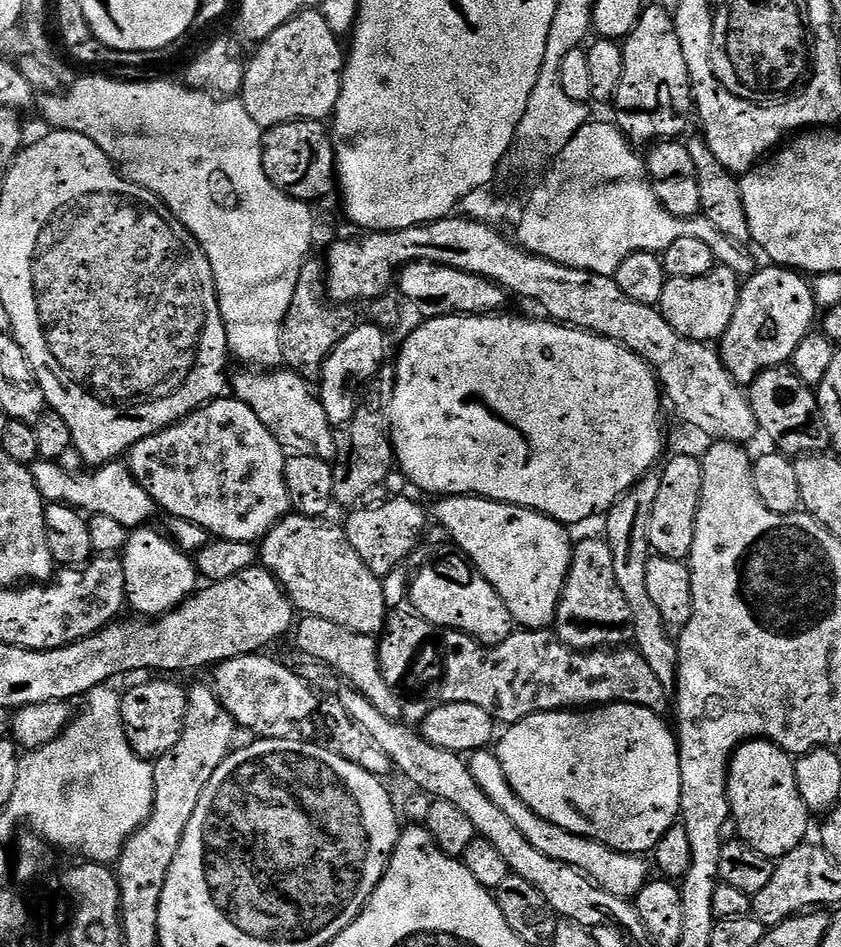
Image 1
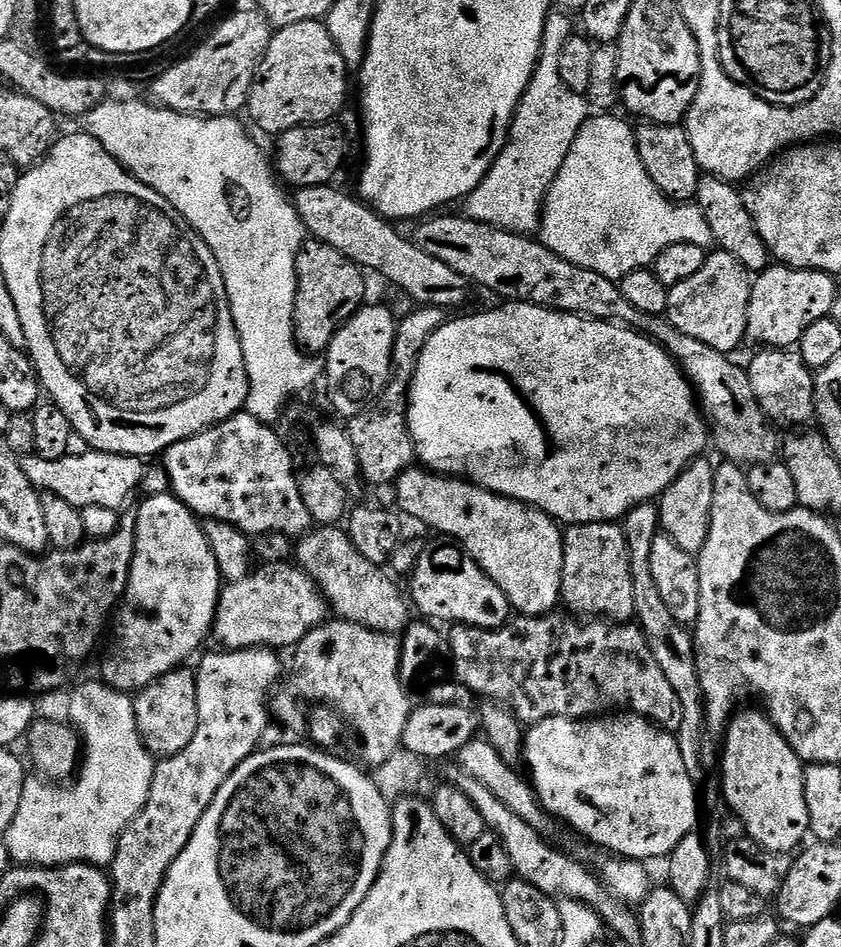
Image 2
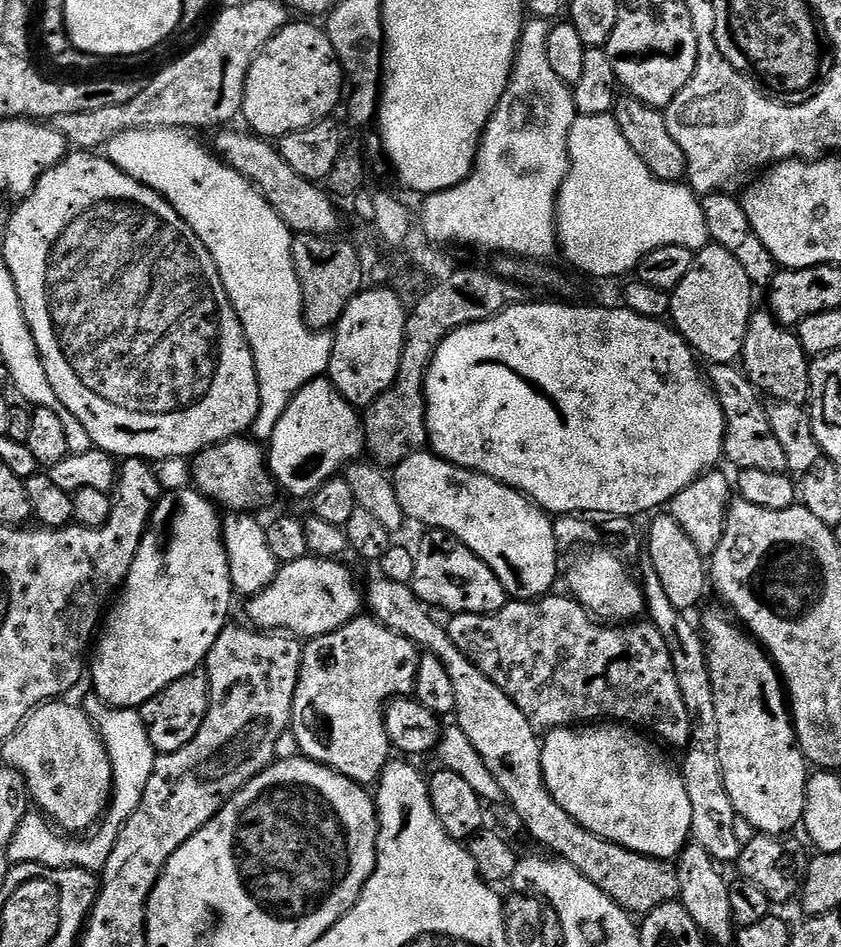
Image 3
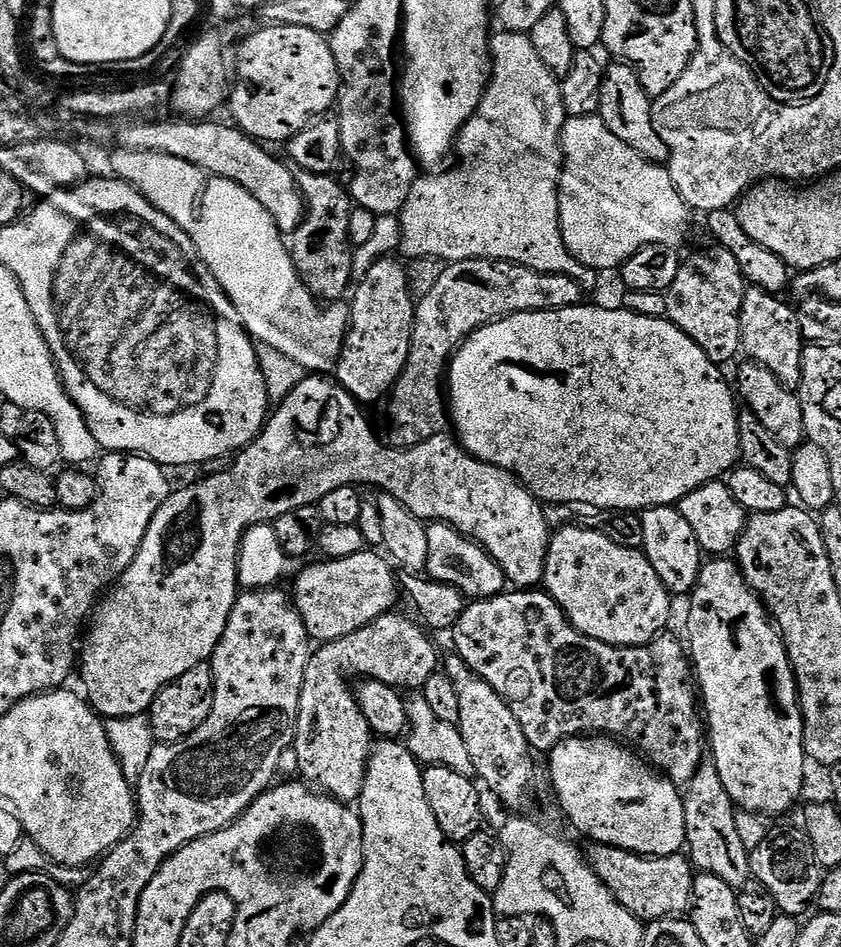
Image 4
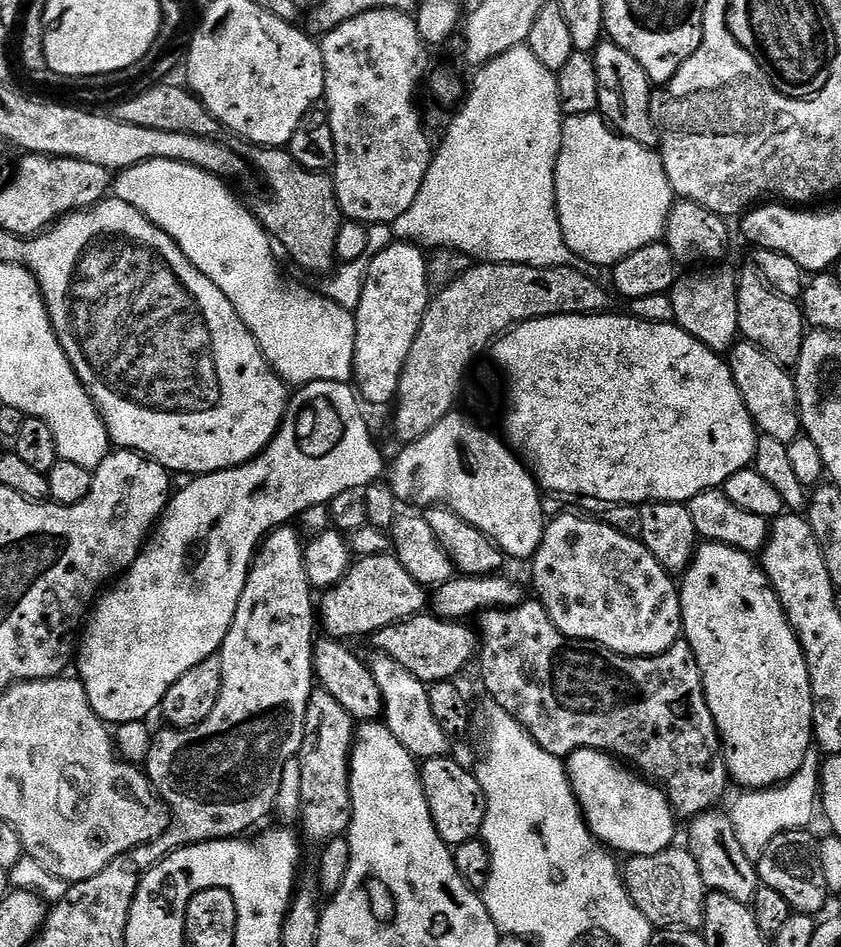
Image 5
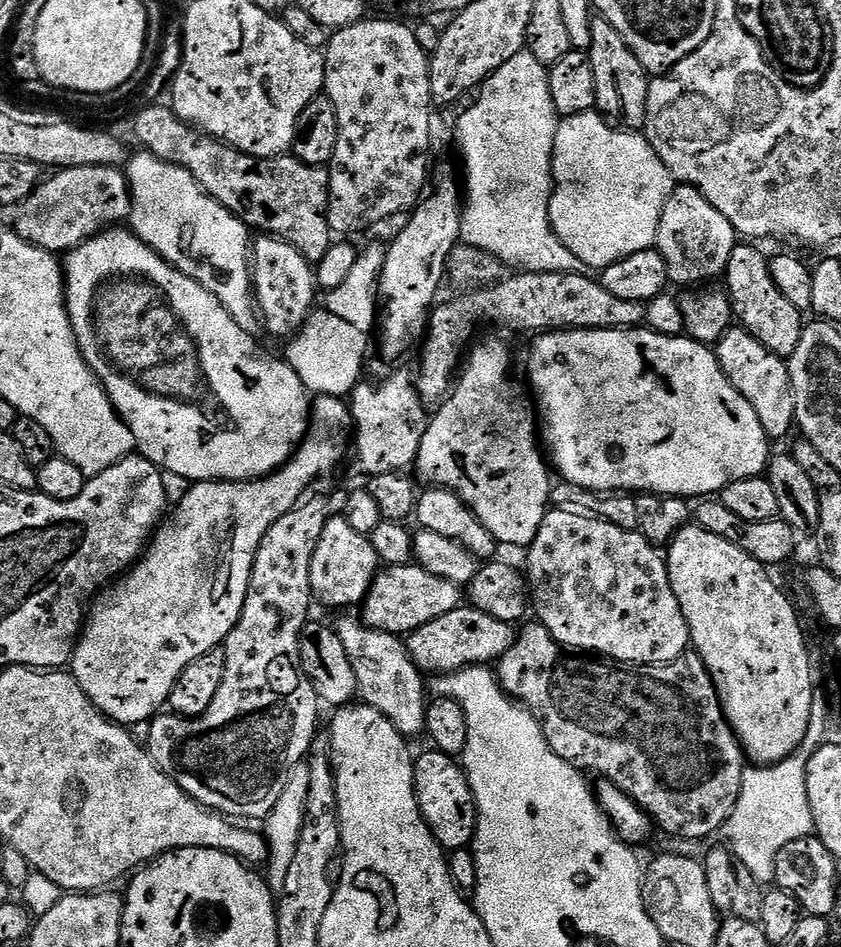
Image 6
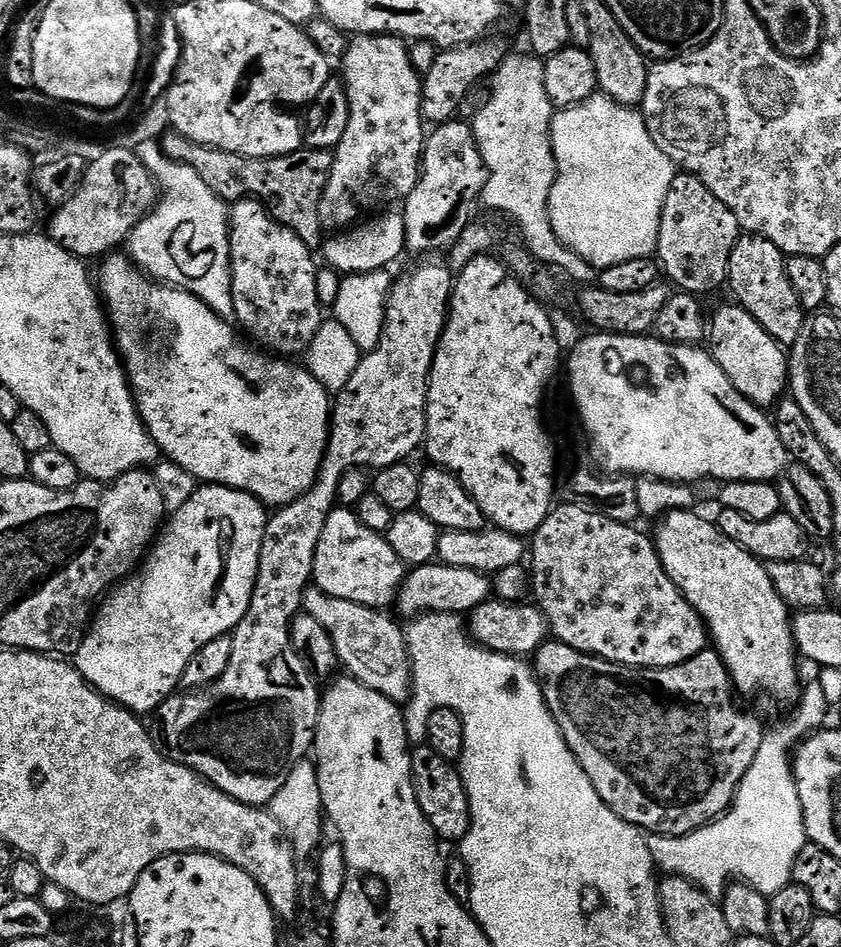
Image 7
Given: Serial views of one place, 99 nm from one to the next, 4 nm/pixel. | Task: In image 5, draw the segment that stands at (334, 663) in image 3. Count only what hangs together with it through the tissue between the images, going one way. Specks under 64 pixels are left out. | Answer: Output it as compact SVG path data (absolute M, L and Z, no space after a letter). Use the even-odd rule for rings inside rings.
M435 614L411 616L408 620L399 620L397 624L386 626L374 634L374 641L381 653L393 656L410 674L418 677L423 684L434 685L439 680L452 680L467 666L473 663L478 652L478 636L468 629L464 622L442 620ZM323 690L313 691L306 710L306 726L302 746L298 753L302 770L302 794L298 821L304 827L302 836L317 846L340 838L347 833L352 821L352 795L350 794L350 763L352 742L357 725L351 714L338 706L334 694ZM308 839L308 840L307 840Z

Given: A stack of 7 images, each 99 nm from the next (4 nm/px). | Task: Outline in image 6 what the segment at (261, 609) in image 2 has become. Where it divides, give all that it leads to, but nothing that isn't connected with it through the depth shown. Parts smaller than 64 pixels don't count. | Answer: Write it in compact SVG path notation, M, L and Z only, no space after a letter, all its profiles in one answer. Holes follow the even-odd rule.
M415 562L389 564L381 567L372 580L372 588L362 601L362 619L369 628L407 634L418 630L418 626L426 626L426 622L434 618L442 618L442 614L450 614L450 610L461 607L461 604L462 592L454 582L430 574L430 570Z

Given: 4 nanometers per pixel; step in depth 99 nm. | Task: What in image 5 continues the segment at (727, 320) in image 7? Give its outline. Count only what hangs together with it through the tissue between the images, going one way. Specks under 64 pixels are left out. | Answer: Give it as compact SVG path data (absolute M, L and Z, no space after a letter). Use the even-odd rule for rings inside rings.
M747 342L733 344L726 359L742 394L742 402L746 402L746 410L757 429L763 435L778 438L778 442L786 445L791 445L792 440L801 439L800 403L793 373L770 354L763 352L758 345Z

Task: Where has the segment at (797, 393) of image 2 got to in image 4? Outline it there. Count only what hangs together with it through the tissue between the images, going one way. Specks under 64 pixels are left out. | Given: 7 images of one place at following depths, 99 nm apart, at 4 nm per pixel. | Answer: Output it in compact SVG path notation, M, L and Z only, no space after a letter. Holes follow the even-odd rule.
M749 287L742 298L740 321L743 355L753 364L766 366L766 370L770 370L786 387L799 389L806 341L798 326L796 308L788 305L784 298L775 292Z

